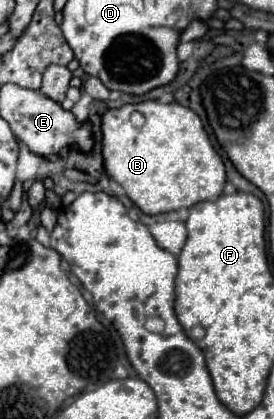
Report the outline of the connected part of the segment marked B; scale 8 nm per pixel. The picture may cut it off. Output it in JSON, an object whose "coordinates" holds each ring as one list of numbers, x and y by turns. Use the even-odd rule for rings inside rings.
{"coordinates":[[146,100,140,104,124,104,122,108,108,110,102,116,102,154,104,168,112,180,122,184,128,198,146,214,162,214,180,208,190,208,204,200,214,200,222,194,226,182,226,166,220,154,214,150,200,116,178,102,162,104,158,100],[140,112,144,124,136,126,132,116]]}

